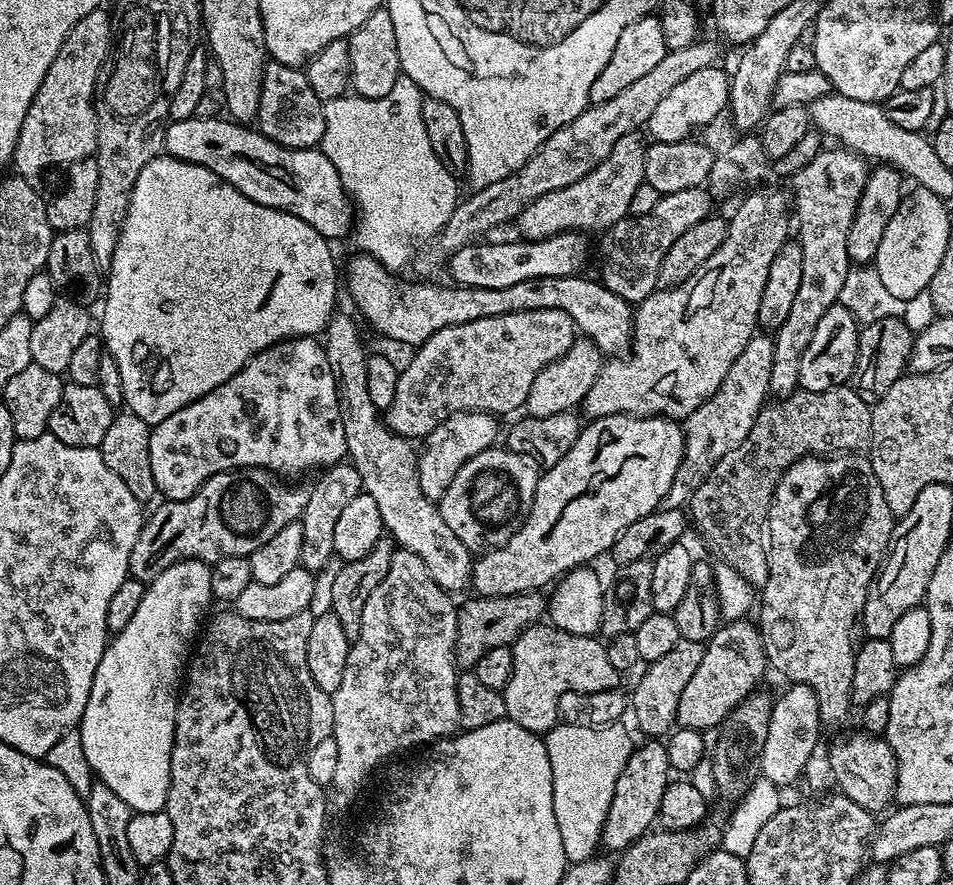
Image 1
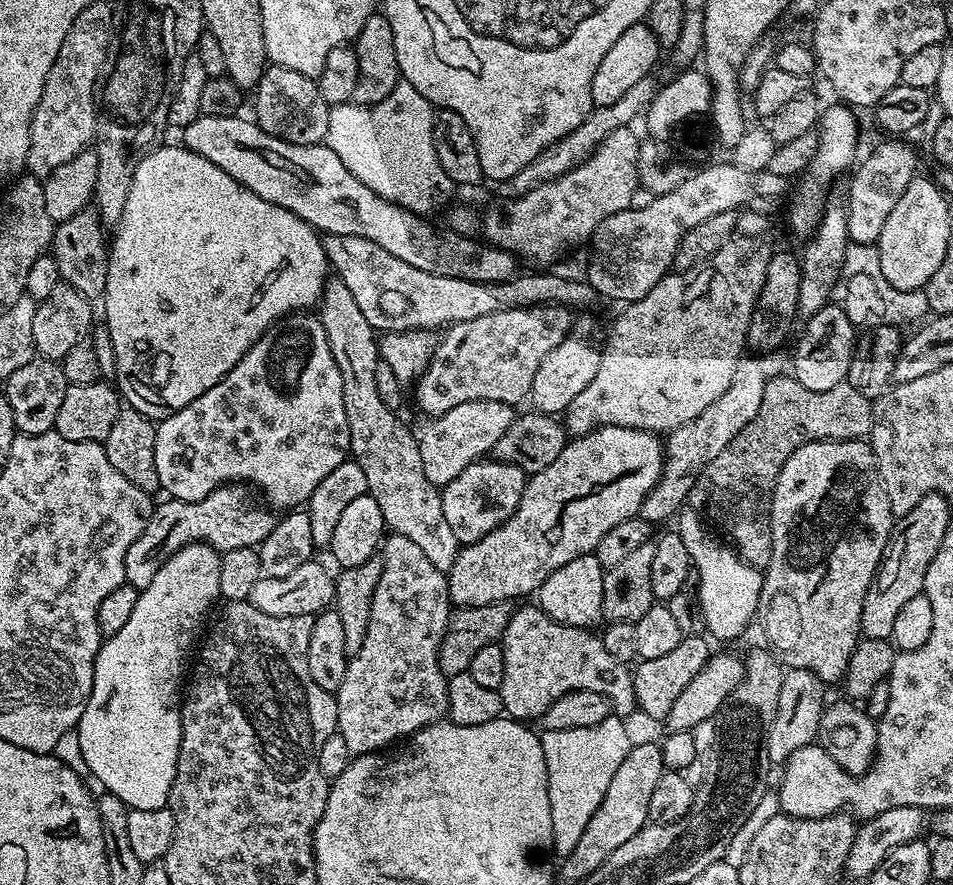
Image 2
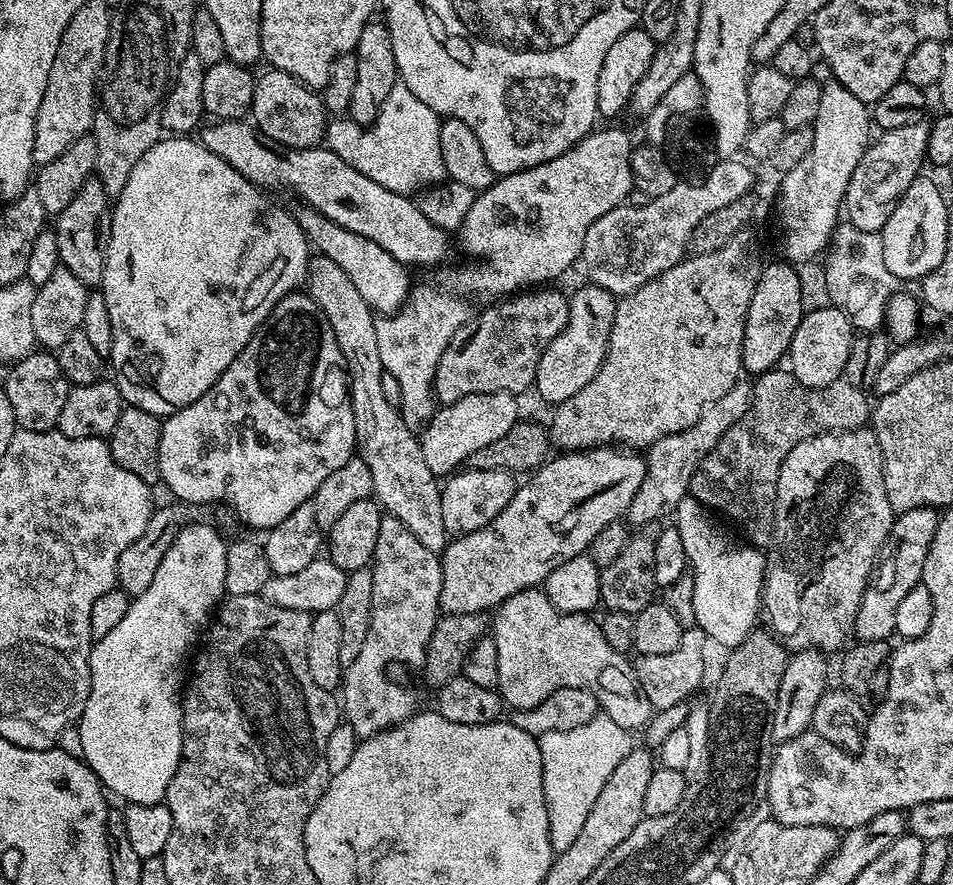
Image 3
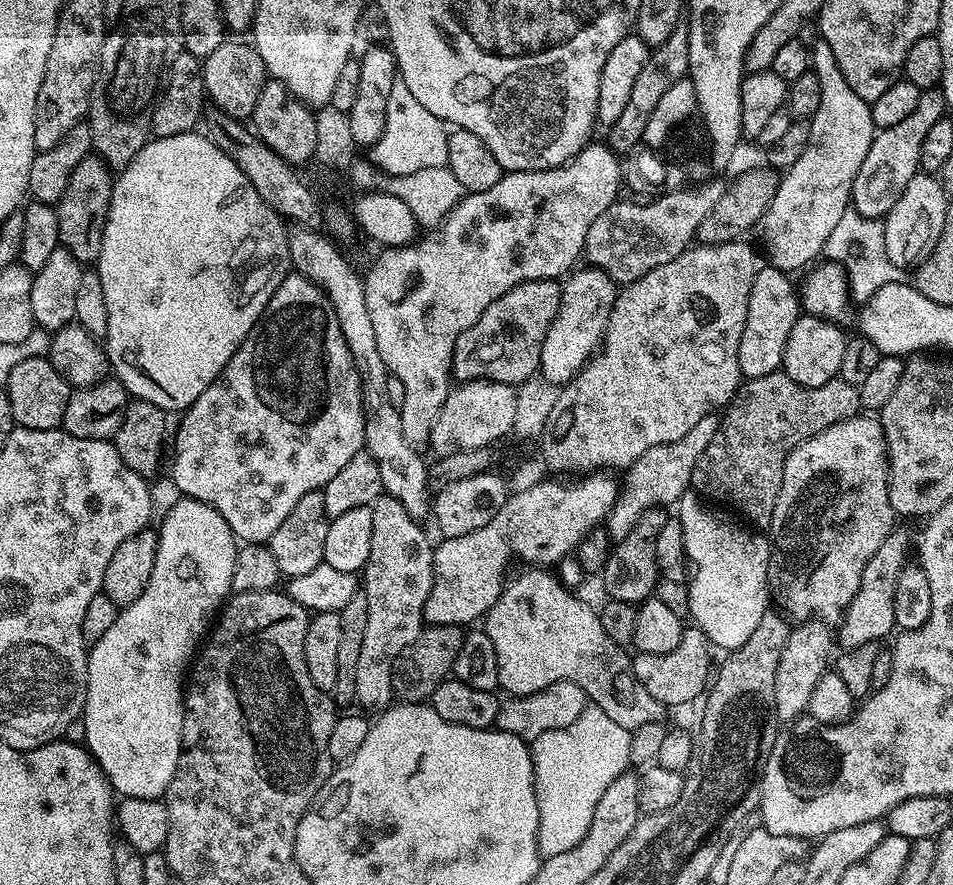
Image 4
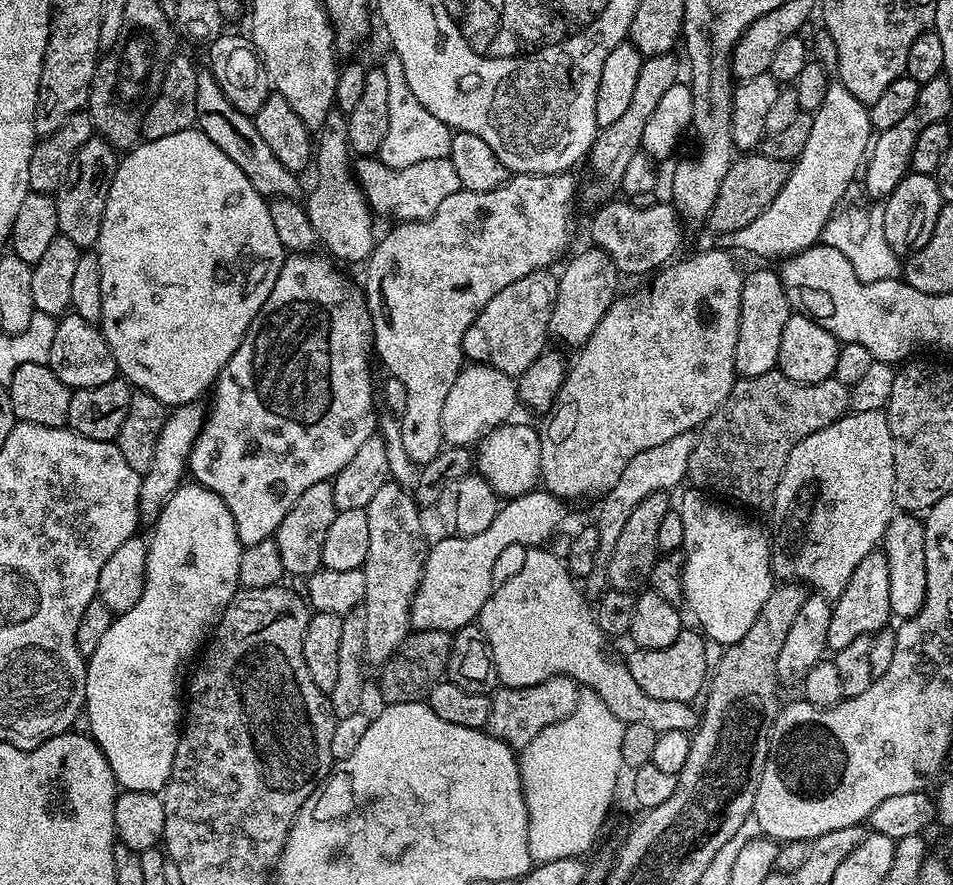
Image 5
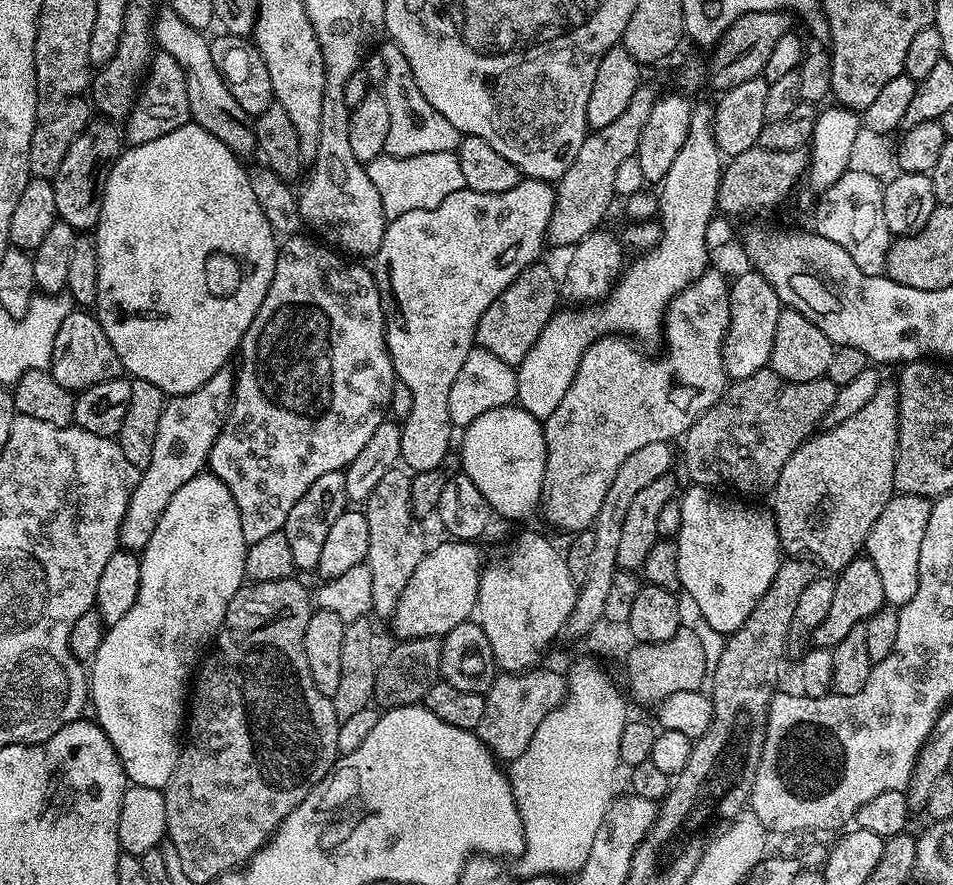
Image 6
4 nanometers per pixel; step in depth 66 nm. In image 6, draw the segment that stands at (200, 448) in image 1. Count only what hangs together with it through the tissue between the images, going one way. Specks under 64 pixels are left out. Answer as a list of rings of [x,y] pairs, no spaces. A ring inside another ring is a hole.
[[[304,235],[287,237],[279,245],[276,254],[276,273],[272,279],[272,285],[262,306],[258,306],[258,314],[254,314],[254,322],[250,322],[244,341],[238,349],[240,369],[237,367],[234,372],[236,387],[232,390],[232,403],[224,418],[224,424],[220,427],[218,438],[208,455],[207,467],[212,475],[226,482],[226,486],[234,494],[234,502],[238,502],[238,514],[242,518],[242,534],[248,545],[283,529],[286,514],[290,514],[294,502],[298,502],[298,498],[302,498],[302,494],[310,490],[314,478],[322,478],[322,474],[327,472],[343,472],[350,462],[354,462],[354,458],[358,458],[362,446],[366,446],[367,440],[374,435],[374,430],[378,430],[378,426],[386,419],[385,408],[398,382],[386,346],[384,299],[380,297],[380,288],[376,284],[375,275],[369,269],[367,272],[360,265],[363,263],[353,262],[341,255],[339,251],[333,250],[327,243],[311,235],[308,235],[309,237]]]

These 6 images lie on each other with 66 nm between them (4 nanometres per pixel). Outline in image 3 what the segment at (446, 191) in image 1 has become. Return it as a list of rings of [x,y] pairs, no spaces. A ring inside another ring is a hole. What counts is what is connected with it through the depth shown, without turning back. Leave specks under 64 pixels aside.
[[[396,83],[394,90],[390,90],[390,98],[382,106],[378,118],[370,125],[356,124],[350,118],[336,118],[329,123],[326,133],[327,147],[332,149],[338,158],[354,166],[366,178],[374,178],[378,186],[386,186],[386,190],[412,194],[415,188],[436,186],[445,179],[446,173],[442,162],[442,146],[438,146],[441,117],[430,110],[419,98],[414,98],[405,84]]]

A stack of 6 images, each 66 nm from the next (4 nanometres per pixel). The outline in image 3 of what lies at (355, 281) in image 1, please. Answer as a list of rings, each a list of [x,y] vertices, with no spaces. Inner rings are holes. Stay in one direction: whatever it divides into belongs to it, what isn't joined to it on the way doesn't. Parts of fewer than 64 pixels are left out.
[[[300,202],[297,205],[297,208],[294,208],[294,215],[309,245],[319,255],[330,258],[330,262],[338,262],[338,266],[342,266],[342,270],[346,270],[350,282],[354,282],[358,294],[362,294],[364,301],[372,307],[373,313],[396,312],[408,299],[409,269],[405,265],[399,264],[386,250],[382,250],[382,246],[378,246],[378,242],[370,242],[370,238],[362,238],[362,234],[354,234],[354,230],[346,230],[342,226],[330,222],[330,218],[326,218],[308,204]]]

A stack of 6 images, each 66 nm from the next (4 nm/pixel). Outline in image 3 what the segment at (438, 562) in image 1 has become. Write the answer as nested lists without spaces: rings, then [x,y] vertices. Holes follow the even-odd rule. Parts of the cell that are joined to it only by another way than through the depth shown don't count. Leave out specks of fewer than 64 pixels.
[[[316,254],[308,262],[308,278],[306,291],[309,296],[318,302],[322,314],[326,314],[326,322],[330,322],[330,330],[334,330],[334,338],[338,342],[338,350],[344,355],[344,363],[349,378],[348,393],[354,410],[354,430],[356,431],[356,452],[358,459],[366,462],[370,470],[370,478],[374,478],[372,496],[377,504],[387,515],[398,518],[426,550],[437,554],[443,553],[444,547],[448,545],[450,534],[442,522],[442,502],[440,501],[441,485],[438,477],[432,473],[430,466],[426,466],[426,458],[422,458],[422,446],[417,433],[410,431],[406,422],[402,422],[400,409],[390,406],[382,394],[382,374],[385,372],[382,366],[382,358],[378,358],[378,334],[376,333],[377,317],[372,307],[358,294],[354,282],[338,266],[338,262],[330,262],[330,258]]]

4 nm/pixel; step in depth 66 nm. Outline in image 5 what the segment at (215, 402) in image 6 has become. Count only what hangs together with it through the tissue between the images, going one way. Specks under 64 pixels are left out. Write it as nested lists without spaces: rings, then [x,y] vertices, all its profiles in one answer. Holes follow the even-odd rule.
[[[200,402],[177,404],[169,411],[162,426],[162,434],[158,434],[158,446],[154,446],[154,462],[150,462],[150,470],[143,473],[140,481],[138,510],[141,521],[156,521],[168,499],[175,494],[181,484],[185,483],[188,459],[206,419],[206,408],[202,405]]]

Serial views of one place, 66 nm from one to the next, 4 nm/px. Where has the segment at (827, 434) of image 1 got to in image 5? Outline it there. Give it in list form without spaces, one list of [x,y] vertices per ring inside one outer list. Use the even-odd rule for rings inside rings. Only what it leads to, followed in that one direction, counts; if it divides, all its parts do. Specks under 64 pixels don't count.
[[[778,370],[758,374],[754,378],[737,379],[730,394],[726,394],[724,401],[718,406],[718,410],[714,410],[714,414],[710,414],[710,418],[698,429],[694,454],[690,454],[688,463],[687,479],[691,487],[717,497],[725,496],[720,498],[725,501],[733,500],[728,501],[733,505],[745,504],[748,508],[767,509],[782,478],[786,458],[790,458],[790,450],[794,450],[794,446],[798,446],[802,438],[810,438],[810,434],[829,428],[834,421],[845,415],[850,408],[849,391],[849,385],[834,378],[813,384],[799,384],[786,378],[786,374]]]

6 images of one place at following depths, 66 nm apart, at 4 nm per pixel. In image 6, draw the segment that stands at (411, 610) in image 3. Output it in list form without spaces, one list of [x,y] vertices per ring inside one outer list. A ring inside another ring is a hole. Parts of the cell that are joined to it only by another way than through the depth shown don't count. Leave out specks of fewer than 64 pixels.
[[[397,466],[386,470],[386,475],[382,477],[382,482],[370,490],[370,498],[363,505],[362,511],[366,518],[366,526],[370,526],[370,546],[368,547],[368,559],[366,561],[372,582],[372,612],[375,615],[390,618],[398,606],[398,598],[402,598],[402,590],[406,590],[406,582],[414,575],[414,570],[418,562],[422,562],[426,551],[424,544],[424,532],[420,529],[421,521],[412,512],[410,502],[410,482],[412,476],[403,467]]]

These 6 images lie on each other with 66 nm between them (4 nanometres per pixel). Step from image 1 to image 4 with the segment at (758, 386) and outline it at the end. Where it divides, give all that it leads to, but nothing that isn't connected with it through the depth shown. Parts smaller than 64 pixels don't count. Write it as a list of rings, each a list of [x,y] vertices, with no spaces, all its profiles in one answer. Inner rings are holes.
[[[709,414],[702,418],[702,422],[698,422],[698,426],[694,426],[694,430],[690,430],[682,438],[678,438],[678,442],[650,446],[650,450],[646,450],[646,454],[639,456],[623,473],[622,487],[617,491],[614,506],[608,511],[606,517],[608,535],[619,538],[630,534],[634,522],[638,522],[638,518],[646,510],[675,505],[676,501],[680,499],[680,493],[689,491],[694,466],[698,462],[698,458],[702,458],[702,450],[706,450],[706,446],[710,446],[710,438],[714,438],[719,425],[720,416]]]

